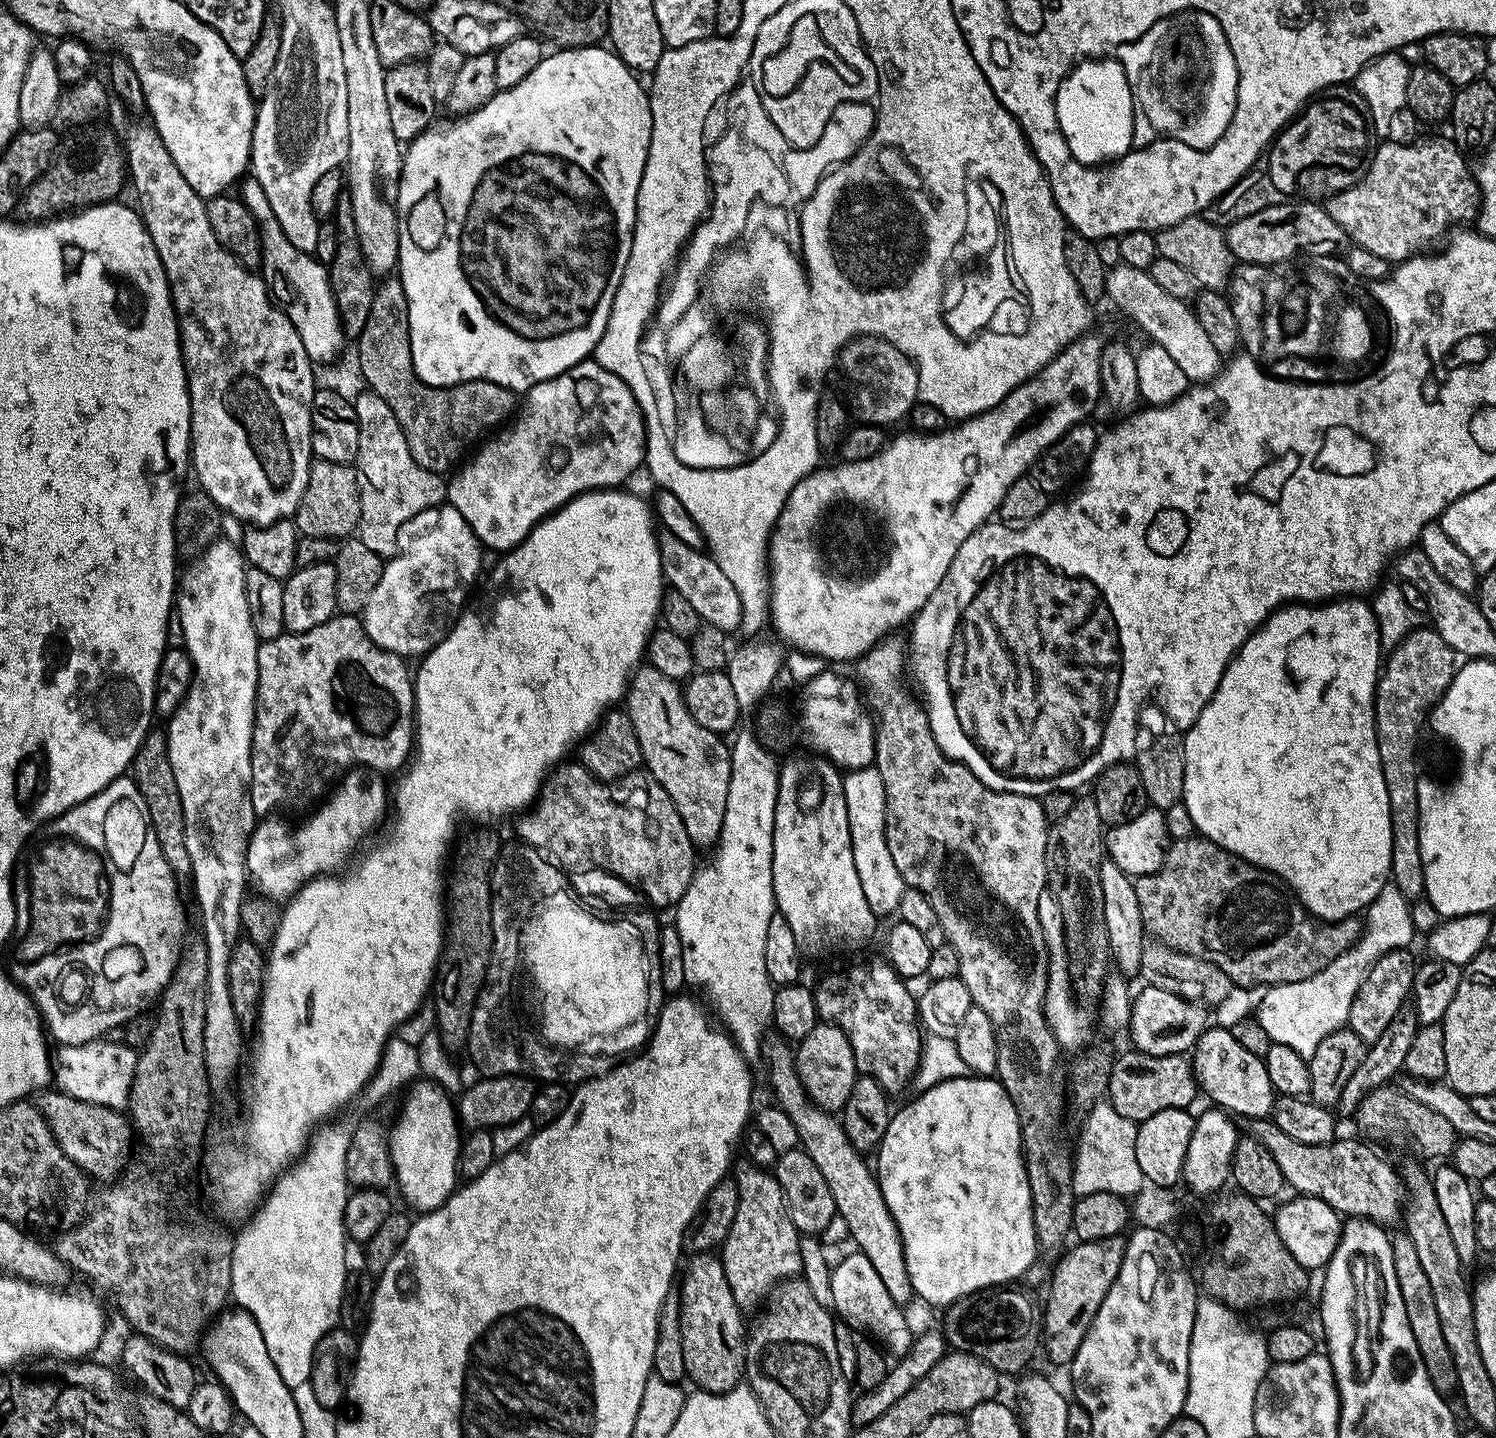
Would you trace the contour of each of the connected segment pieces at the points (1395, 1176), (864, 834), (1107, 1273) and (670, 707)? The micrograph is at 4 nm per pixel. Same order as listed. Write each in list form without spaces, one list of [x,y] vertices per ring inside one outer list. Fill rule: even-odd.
[[[1271,1118],[1247,1121],[1246,1127],[1255,1140],[1262,1142],[1262,1146],[1266,1146],[1270,1154],[1274,1154],[1274,1162],[1278,1162],[1278,1170],[1282,1170],[1285,1185],[1289,1189],[1293,1188],[1291,1190],[1293,1193],[1318,1198],[1344,1218],[1373,1220],[1381,1226],[1389,1226],[1388,1224],[1394,1223],[1395,1220],[1397,1223],[1401,1219],[1402,1205],[1406,1200],[1405,1193],[1402,1191],[1401,1175],[1372,1149],[1375,1147],[1371,1143],[1363,1139],[1360,1141],[1337,1138],[1322,1146],[1306,1146],[1306,1142],[1297,1142],[1295,1138],[1290,1138],[1290,1134],[1278,1130],[1278,1126]]]
[[[869,766],[847,771],[842,782],[851,846],[862,891],[878,918],[890,913],[893,915],[899,909],[906,885],[894,865],[894,858],[890,857],[885,838],[885,787],[882,776],[875,766]]]
[[[1123,1235],[1076,1242],[1055,1261],[1056,1269],[1048,1284],[1048,1305],[1042,1308],[1042,1352],[1048,1355],[1050,1363],[1071,1365],[1074,1354],[1078,1354],[1078,1346],[1082,1346],[1082,1338],[1086,1338],[1086,1330],[1090,1330],[1094,1322],[1094,1314],[1098,1314],[1098,1306],[1102,1306],[1106,1294],[1110,1294],[1110,1286],[1114,1286],[1114,1278],[1118,1278],[1118,1270],[1122,1270],[1127,1245]]]
[[[641,666],[628,681],[626,711],[634,722],[638,746],[642,746],[643,767],[664,787],[674,802],[692,847],[711,849],[720,837],[722,818],[726,814],[726,794],[730,790],[732,753],[717,733],[698,726],[684,701],[677,681],[666,678],[651,666]]]

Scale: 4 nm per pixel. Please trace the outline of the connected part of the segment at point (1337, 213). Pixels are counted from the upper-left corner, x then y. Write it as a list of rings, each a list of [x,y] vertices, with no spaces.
[[[1446,138],[1446,140],[1424,140],[1421,142],[1421,144],[1386,144],[1386,143],[1390,143],[1390,142],[1381,143],[1384,145],[1382,145],[1381,148],[1379,145],[1379,147],[1377,147],[1375,151],[1373,151],[1372,164],[1366,170],[1366,174],[1363,176],[1363,178],[1358,180],[1354,186],[1350,186],[1346,190],[1342,190],[1341,192],[1331,193],[1331,195],[1327,197],[1326,207],[1328,213],[1330,214],[1330,218],[1334,218],[1334,222],[1338,222],[1338,226],[1342,226],[1342,230],[1345,232],[1345,234],[1347,234],[1349,241],[1351,241],[1351,243],[1355,245],[1355,247],[1371,250],[1374,254],[1379,254],[1381,258],[1386,258],[1389,262],[1389,265],[1395,266],[1400,264],[1404,260],[1408,260],[1409,258],[1411,258],[1411,256],[1419,256],[1421,254],[1427,253],[1429,249],[1433,247],[1433,245],[1431,246],[1431,244],[1434,243],[1435,240],[1439,238],[1439,236],[1445,235],[1444,237],[1447,237],[1449,235],[1450,229],[1453,226],[1471,225],[1473,221],[1475,221],[1476,217],[1480,215],[1480,187],[1478,186],[1478,182],[1476,181],[1476,177],[1474,175],[1473,169],[1471,167],[1468,169],[1468,164],[1466,161],[1464,161],[1464,158],[1466,158],[1465,153],[1457,148],[1452,138]]]

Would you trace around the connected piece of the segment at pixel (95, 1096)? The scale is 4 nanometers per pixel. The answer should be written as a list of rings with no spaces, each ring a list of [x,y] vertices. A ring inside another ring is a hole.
[[[112,1038],[57,1047],[54,1052],[54,1084],[59,1091],[82,1102],[104,1104],[107,1108],[120,1110],[128,1103],[138,1052],[137,1049],[127,1048],[123,1042],[108,1039]]]

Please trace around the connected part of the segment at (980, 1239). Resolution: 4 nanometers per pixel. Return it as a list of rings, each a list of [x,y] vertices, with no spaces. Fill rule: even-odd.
[[[975,1074],[959,1076],[953,1080],[936,1084],[933,1088],[927,1088],[925,1092],[919,1093],[915,1098],[917,1100],[910,1101],[905,1108],[895,1109],[892,1112],[892,1121],[886,1126],[886,1134],[875,1153],[877,1156],[876,1164],[874,1160],[874,1175],[880,1181],[882,1198],[900,1231],[902,1246],[906,1254],[906,1274],[910,1274],[913,1293],[919,1299],[921,1296],[928,1304],[947,1306],[975,1292],[1011,1285],[1016,1282],[1012,1280],[1018,1279],[1035,1260],[1038,1260],[1030,1182],[1028,1181],[1028,1171],[1024,1169],[1024,1150],[1020,1143],[1018,1114],[999,1080]]]

